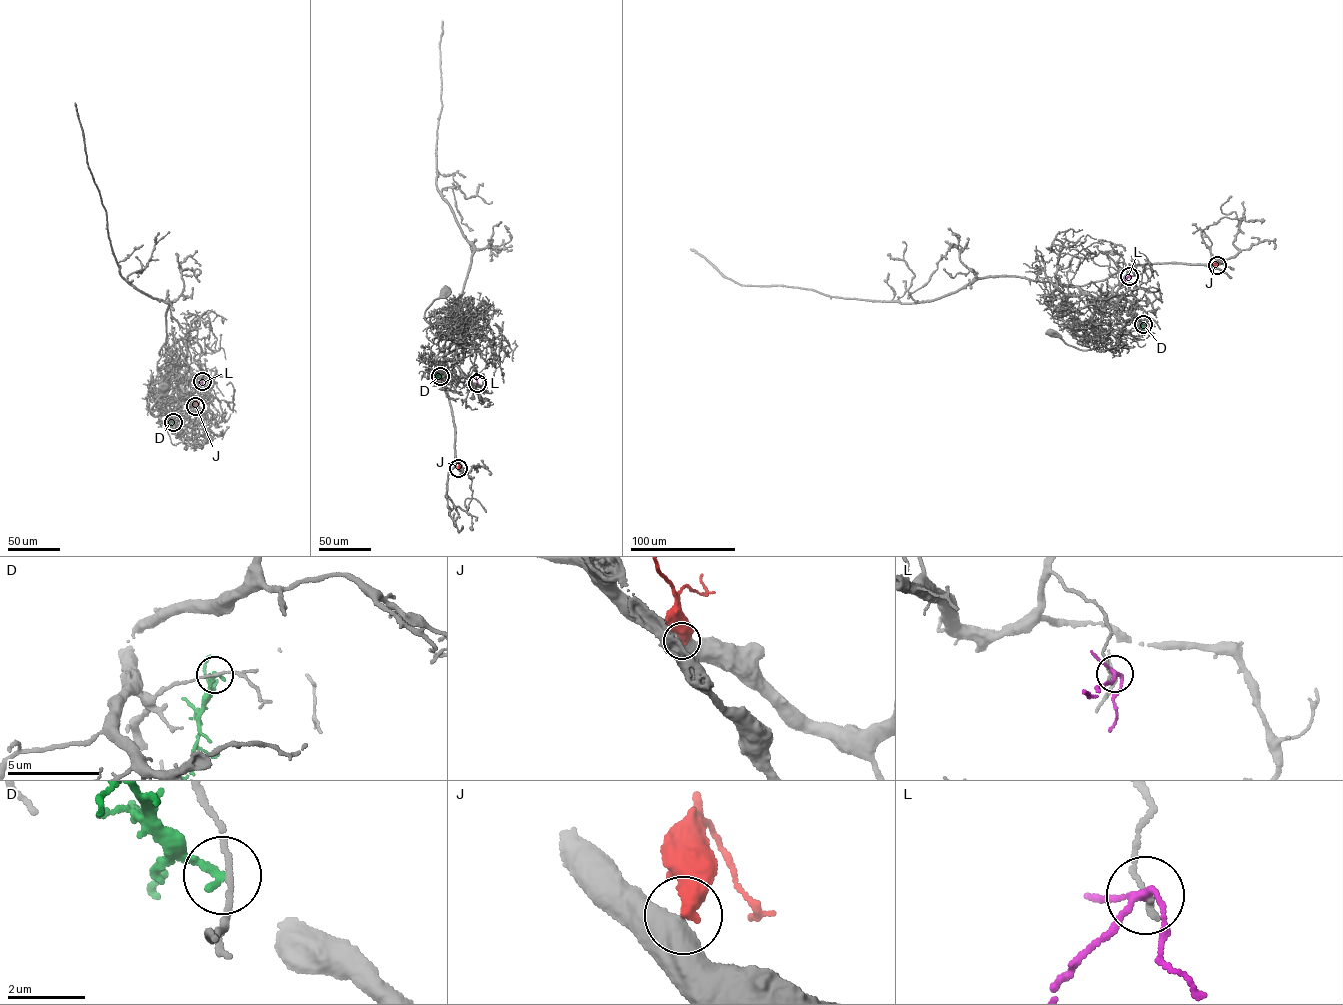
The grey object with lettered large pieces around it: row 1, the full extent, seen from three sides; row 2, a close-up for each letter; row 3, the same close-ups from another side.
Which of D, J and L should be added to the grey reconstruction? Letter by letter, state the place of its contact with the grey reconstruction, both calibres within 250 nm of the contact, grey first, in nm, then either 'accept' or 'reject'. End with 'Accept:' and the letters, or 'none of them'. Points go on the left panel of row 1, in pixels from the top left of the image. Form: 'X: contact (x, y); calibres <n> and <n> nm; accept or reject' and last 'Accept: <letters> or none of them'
D: contact (173, 422); calibres 110 and 240 nm; reject
J: contact (195, 406); calibres 750 and 480 nm; reject
L: contact (202, 381); calibres 160 and 160 nm; reject
Accept: none of them

